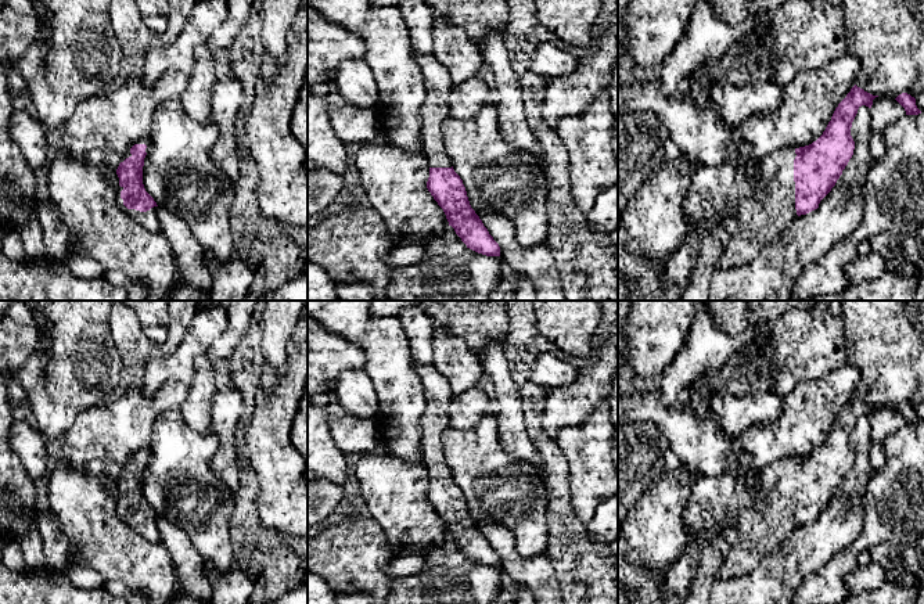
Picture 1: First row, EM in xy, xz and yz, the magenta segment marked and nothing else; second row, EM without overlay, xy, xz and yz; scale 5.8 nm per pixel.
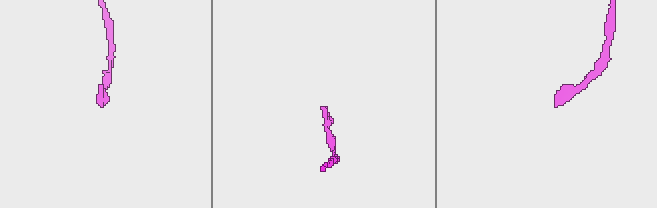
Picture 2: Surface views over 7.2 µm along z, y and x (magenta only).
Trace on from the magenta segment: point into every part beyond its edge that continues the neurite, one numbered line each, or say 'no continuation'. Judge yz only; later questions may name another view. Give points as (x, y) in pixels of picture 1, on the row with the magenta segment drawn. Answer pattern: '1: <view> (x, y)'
1: yz (754, 216)

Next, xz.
1: xz (438, 83)

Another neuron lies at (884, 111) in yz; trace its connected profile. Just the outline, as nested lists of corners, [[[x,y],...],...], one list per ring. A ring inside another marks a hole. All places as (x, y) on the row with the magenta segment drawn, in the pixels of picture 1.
[[[878,96],[873,100],[870,115],[870,157],[873,161],[880,161],[885,154],[882,132],[899,118],[905,116],[906,111],[895,98]]]

